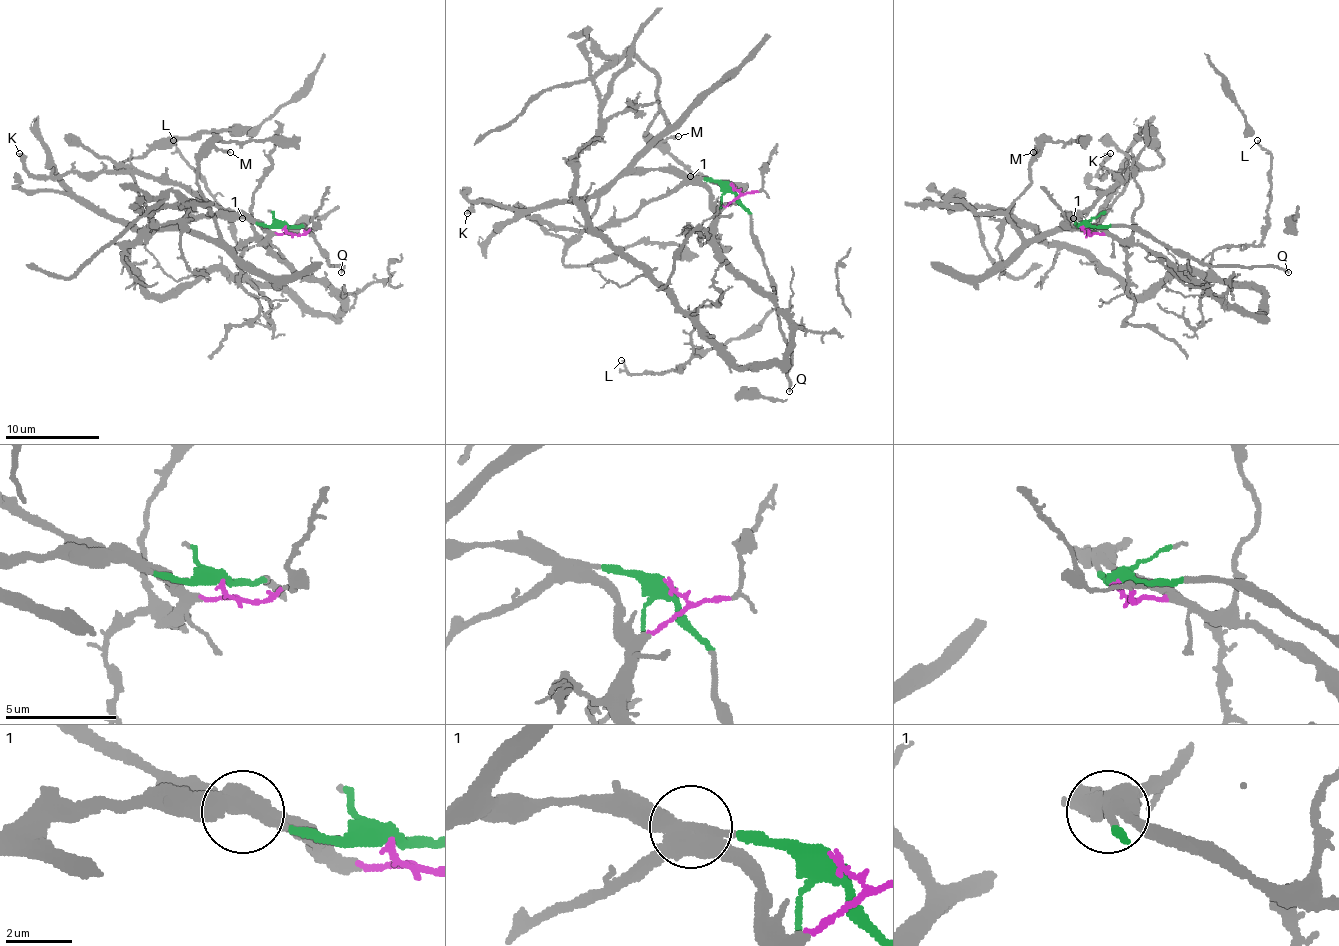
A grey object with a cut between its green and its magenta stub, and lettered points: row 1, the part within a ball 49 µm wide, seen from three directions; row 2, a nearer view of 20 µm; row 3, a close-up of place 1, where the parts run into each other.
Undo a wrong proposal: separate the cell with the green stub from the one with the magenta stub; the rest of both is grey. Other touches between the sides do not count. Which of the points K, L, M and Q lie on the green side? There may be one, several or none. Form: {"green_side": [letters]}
{"green_side": ["M", "Q"]}

